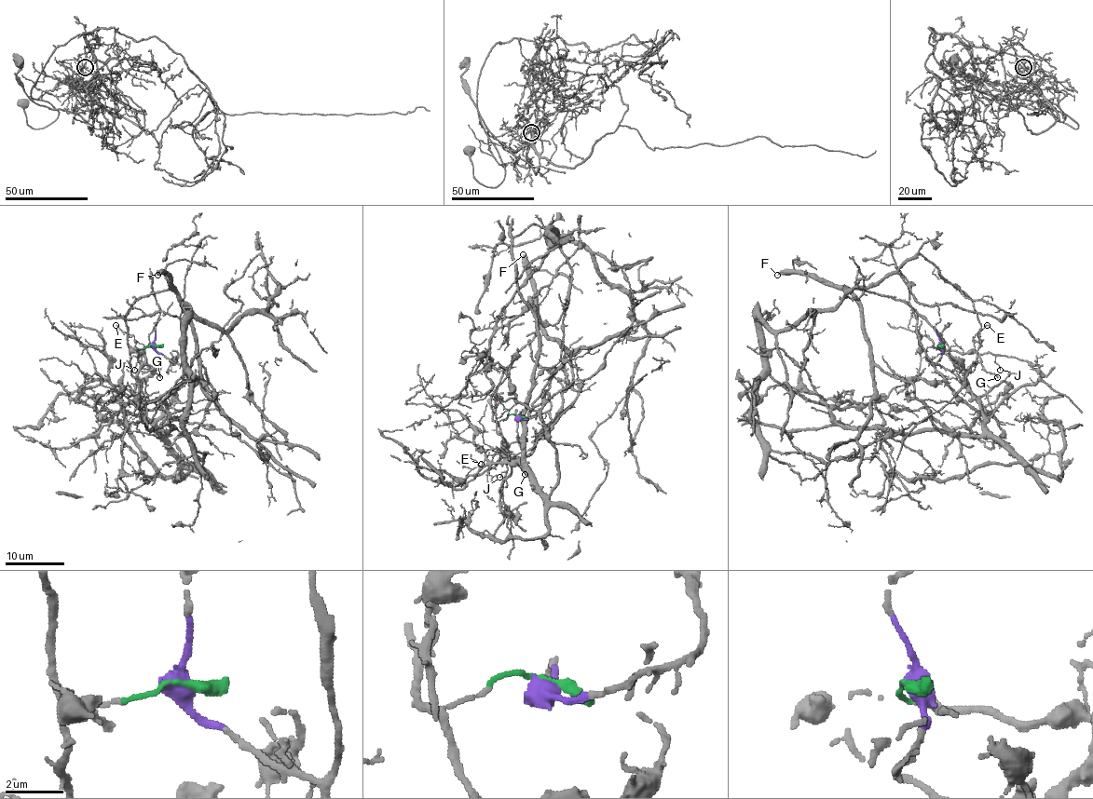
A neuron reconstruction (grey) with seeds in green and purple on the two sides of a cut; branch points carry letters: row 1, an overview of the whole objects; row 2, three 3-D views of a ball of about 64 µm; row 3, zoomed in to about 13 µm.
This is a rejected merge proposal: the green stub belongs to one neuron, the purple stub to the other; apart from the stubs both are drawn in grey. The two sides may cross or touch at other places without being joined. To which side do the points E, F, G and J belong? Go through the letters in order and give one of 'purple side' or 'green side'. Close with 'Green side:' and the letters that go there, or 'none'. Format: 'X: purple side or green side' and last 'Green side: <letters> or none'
E: purple side
F: green side
G: green side
J: green side
Green side: F, G, J

